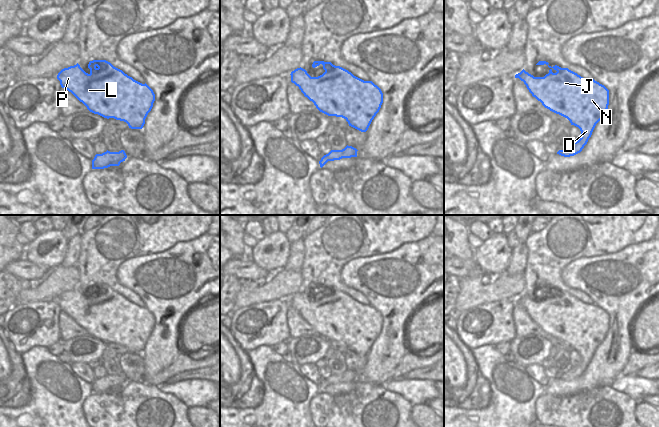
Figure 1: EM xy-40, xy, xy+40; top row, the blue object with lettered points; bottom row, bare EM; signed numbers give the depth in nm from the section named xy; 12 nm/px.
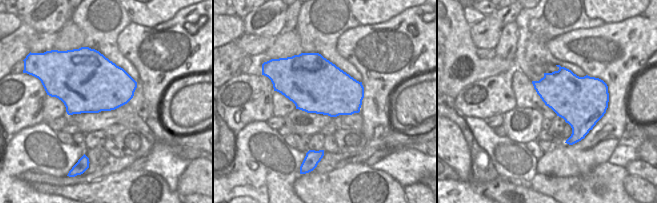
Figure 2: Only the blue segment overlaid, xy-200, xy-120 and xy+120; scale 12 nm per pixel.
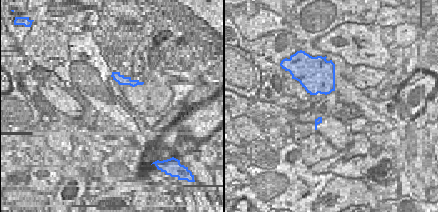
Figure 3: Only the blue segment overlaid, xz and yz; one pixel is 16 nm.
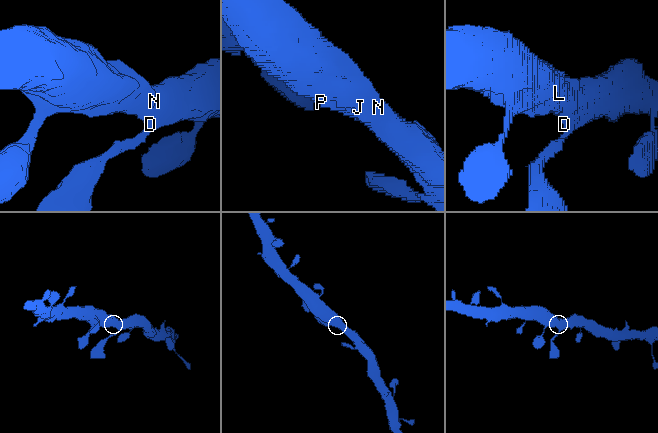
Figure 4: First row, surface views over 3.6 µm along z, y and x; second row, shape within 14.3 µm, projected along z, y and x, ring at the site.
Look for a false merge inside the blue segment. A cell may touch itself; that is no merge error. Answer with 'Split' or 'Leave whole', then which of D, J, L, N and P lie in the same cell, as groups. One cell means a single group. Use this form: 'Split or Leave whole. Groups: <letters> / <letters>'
Leave whole. Groups: D J L N P.

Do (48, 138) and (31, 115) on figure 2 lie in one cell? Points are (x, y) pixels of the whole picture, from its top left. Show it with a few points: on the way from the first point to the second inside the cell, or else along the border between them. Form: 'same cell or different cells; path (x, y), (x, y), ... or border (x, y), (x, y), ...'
different cells; border (41, 121), (26, 126), (15, 133)

